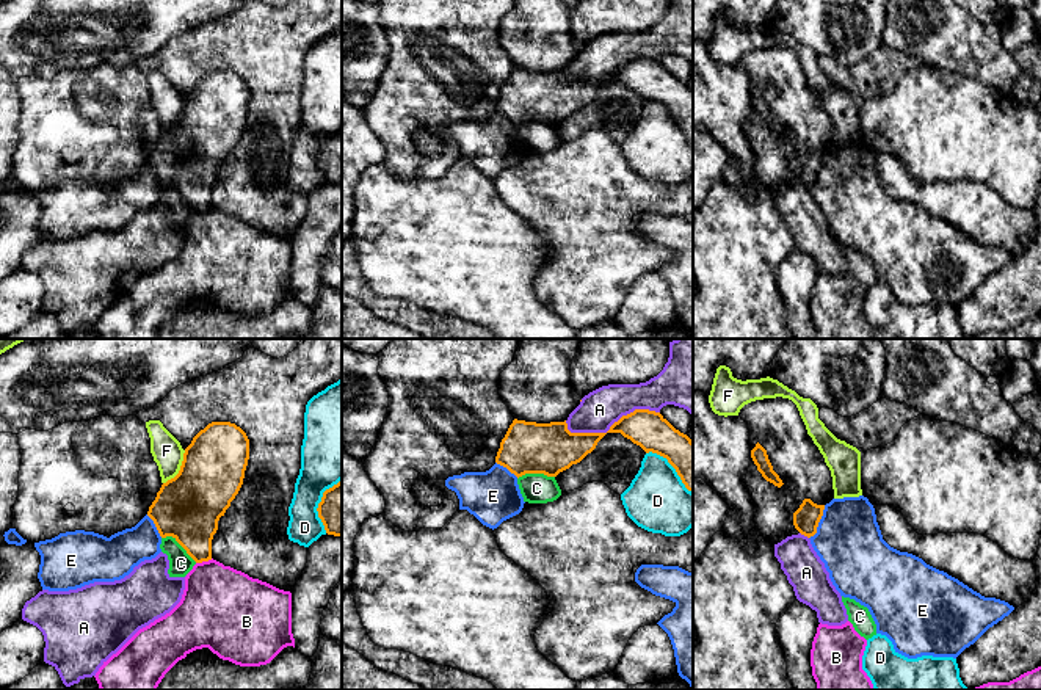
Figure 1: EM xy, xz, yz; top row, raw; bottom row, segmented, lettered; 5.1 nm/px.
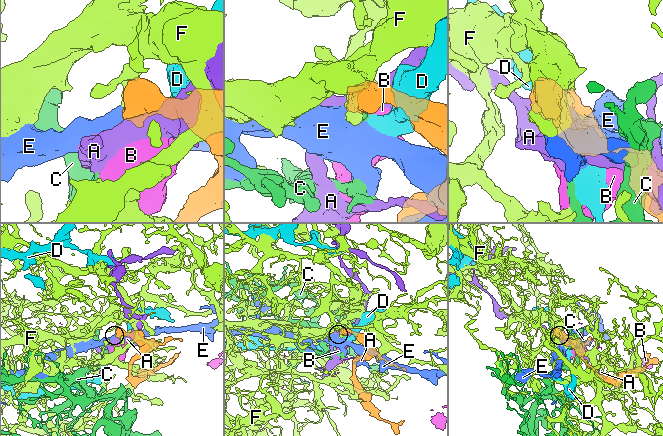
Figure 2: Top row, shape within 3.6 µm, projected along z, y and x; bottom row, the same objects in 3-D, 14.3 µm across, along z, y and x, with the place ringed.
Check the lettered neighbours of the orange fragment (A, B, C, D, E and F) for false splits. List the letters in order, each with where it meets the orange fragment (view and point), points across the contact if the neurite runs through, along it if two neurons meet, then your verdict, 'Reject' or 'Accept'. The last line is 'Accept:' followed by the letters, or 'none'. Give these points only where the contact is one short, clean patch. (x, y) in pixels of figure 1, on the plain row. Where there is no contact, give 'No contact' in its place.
A: Touches orange at xz (610, 76). Reject
B: Touches orange at xy (204, 209). Boundary: xy (212, 207), (196, 212). Reject
C: Touches orange at xy (179, 192). Boundary: xy (162, 185), (171, 185), (196, 210). Reject
D: Touches orange at xy (319, 152). Reject
E: Touches orange at yz (819, 170). Boundary: yz (825, 154), (817, 179), (809, 187). Reject
F: Touches orange at xy (181, 118). Reject
Accept: none

